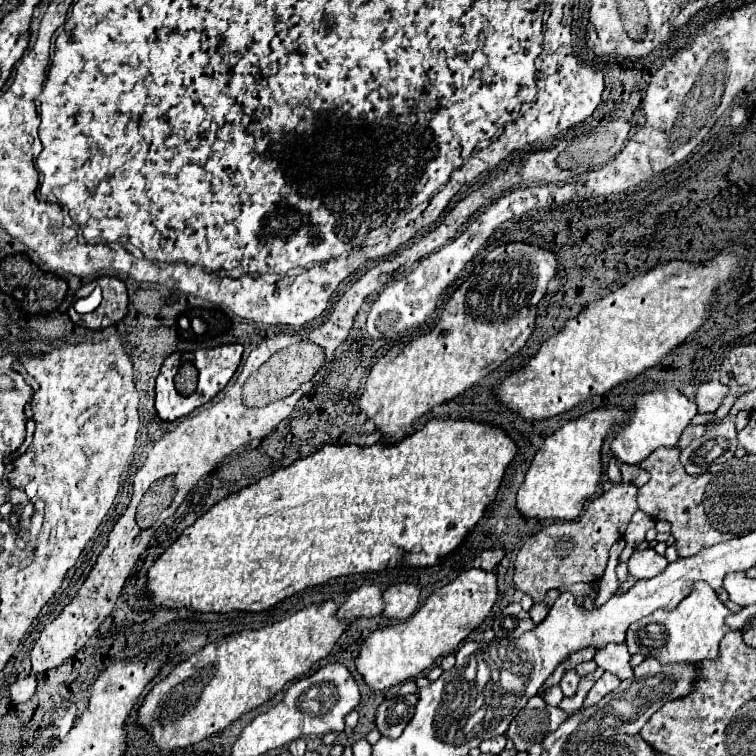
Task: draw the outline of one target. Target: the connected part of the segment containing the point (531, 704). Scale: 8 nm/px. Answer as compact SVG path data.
M534 696L512 720L508 736L514 740L516 750L528 750L532 744L542 742L548 732L554 732L566 718L560 708L548 706L540 696Z

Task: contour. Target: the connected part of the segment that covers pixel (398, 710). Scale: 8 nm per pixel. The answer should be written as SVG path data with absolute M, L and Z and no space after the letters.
M414 694L384 700L376 712L376 728L382 736L396 738L414 716Z

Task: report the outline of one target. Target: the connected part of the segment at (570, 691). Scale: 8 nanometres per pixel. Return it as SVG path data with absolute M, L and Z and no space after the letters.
M574 670L566 672L562 676L562 680L560 680L560 688L562 688L564 696L574 696L576 694L576 688L578 688L578 682L580 682L580 676Z

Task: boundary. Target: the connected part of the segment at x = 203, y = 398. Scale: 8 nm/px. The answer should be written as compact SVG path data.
M222 344L218 348L208 350L196 350L194 352L194 366L200 372L196 396L192 400L200 400L200 406L204 402L210 402L234 376L242 356L240 344Z

